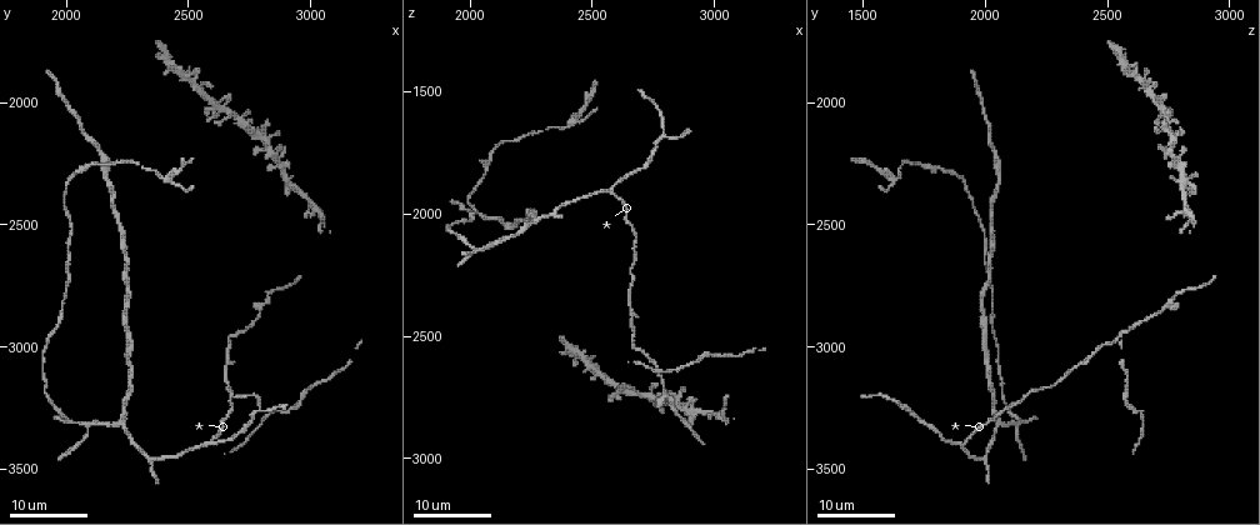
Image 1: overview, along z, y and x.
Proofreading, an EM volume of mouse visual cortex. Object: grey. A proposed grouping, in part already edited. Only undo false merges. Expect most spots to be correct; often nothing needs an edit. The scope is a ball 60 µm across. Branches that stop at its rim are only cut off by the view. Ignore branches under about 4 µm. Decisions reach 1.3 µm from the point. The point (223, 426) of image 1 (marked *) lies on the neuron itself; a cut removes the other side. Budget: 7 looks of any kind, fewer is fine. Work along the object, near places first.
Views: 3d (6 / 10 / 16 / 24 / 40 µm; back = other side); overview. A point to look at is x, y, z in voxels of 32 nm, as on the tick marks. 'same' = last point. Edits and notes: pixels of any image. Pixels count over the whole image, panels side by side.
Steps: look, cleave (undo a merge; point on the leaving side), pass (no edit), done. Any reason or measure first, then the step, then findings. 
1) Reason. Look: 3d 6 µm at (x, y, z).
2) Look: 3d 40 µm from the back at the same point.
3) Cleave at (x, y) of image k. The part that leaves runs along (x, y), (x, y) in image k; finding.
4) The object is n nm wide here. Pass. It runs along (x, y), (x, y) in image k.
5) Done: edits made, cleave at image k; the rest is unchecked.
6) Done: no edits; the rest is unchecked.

Look: 3d 24 µm at (2210, 3300, 2050).

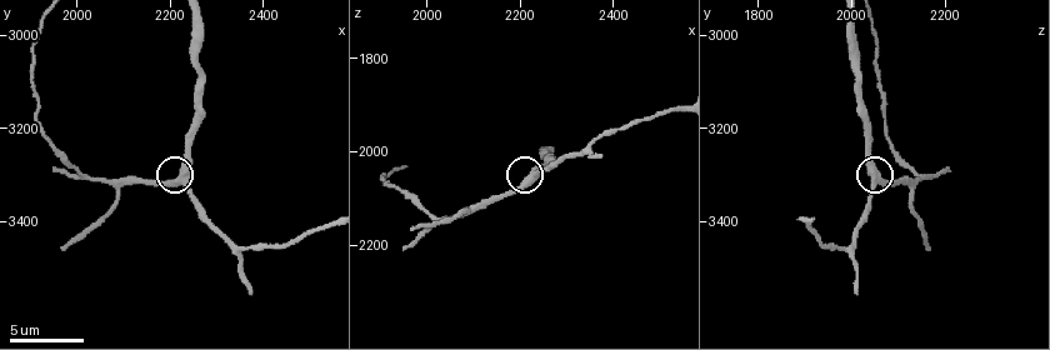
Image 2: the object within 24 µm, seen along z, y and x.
Zoom in. Look: 3d 10 µm at (2215, 3305, 2060).

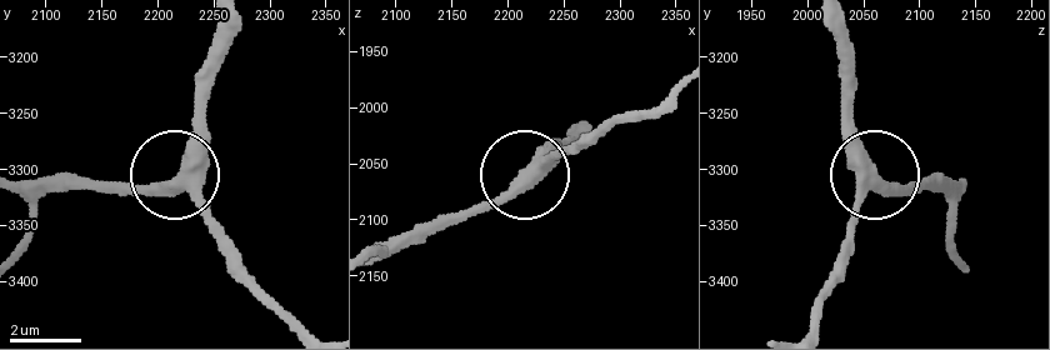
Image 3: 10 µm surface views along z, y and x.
The object is 380 nm wide here. Pass. It runs along (811, 324), (871, 171), (844, 103) in image 3; one neuron here.

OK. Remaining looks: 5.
Three arms meet. Look: 3d 6 µm at (2090, 3335, 2130).

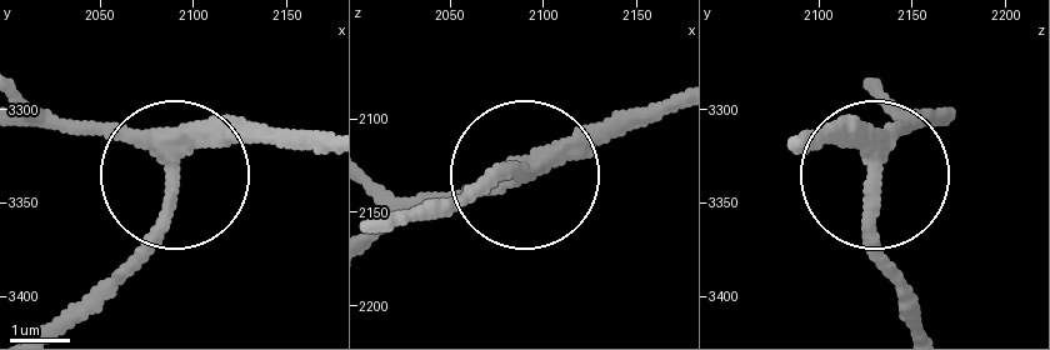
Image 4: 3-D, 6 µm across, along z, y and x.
The object is 280 nm wide here. Pass. It runs along (798, 143), (863, 158), (868, 248), (896, 318) in image 4; all the same neuron.

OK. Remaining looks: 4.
Calibre changes. Look: 3d 24 µm at (2590, 3380, 1930).

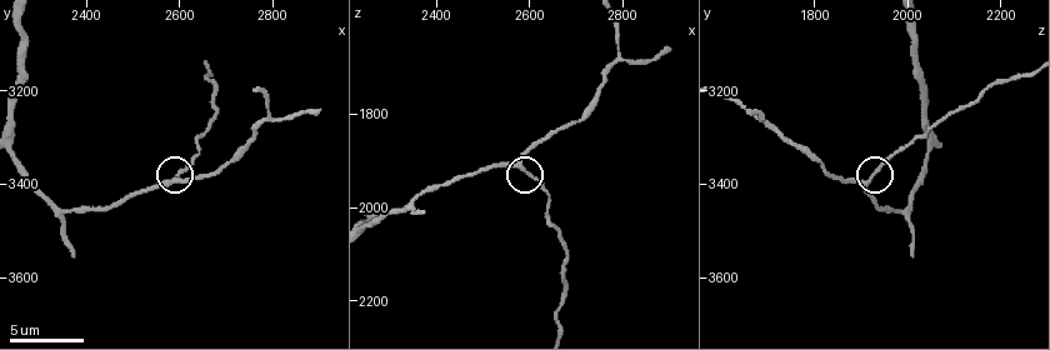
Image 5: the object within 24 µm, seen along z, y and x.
Look: 3d 6 µm at (2595, 3380, 1930).

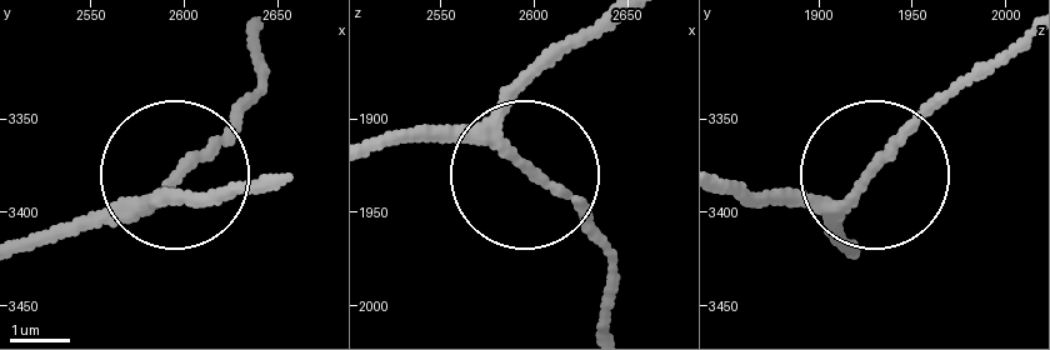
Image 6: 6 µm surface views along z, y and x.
Pass. It runs along (609, 251), (489, 143), (404, 138) in image 6; all the same neuron.

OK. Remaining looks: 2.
Three-way junction. Look: 3d 24 µm at (2790, 2850, 2730).

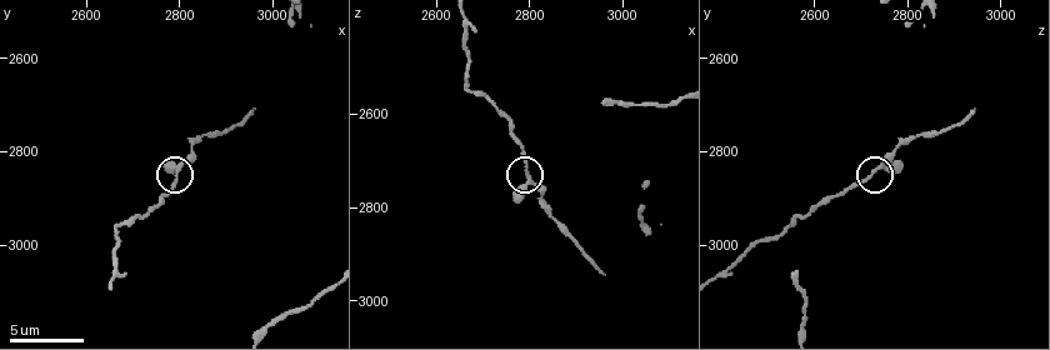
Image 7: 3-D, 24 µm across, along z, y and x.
Look: 3d 6 µm at (2795, 2845, 2730).

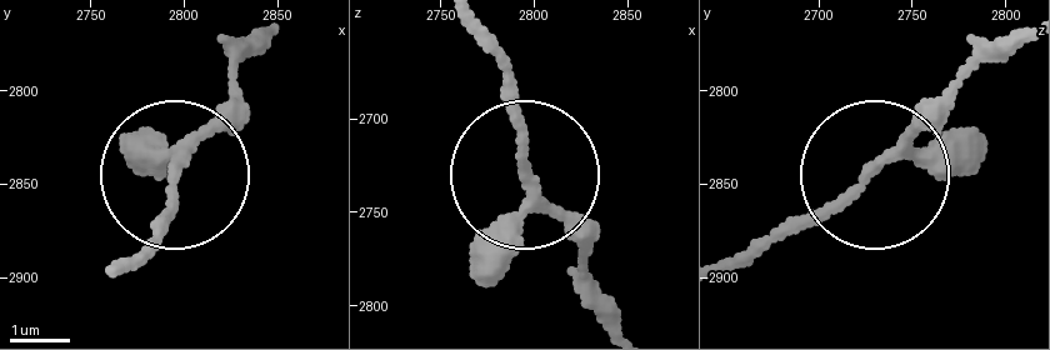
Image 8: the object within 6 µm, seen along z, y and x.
3 arms meet here. Pass. It runs along (119, 271), (164, 226), (174, 161), (239, 91) in image 8; one neuron here.

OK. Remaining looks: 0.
Done: no edits; the rest is unchecked.

